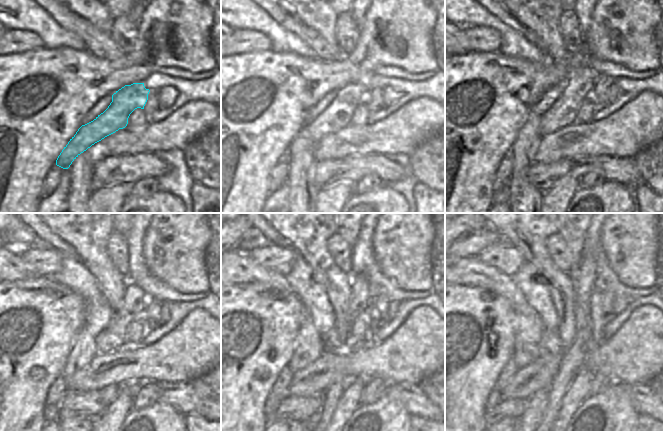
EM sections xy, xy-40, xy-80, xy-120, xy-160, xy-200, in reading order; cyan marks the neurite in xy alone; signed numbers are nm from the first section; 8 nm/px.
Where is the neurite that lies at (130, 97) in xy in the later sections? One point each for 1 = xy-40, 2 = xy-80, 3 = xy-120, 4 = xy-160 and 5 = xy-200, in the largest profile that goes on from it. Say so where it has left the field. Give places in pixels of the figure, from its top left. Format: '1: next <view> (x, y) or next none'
1: next xy-40 (338, 114)
2: next xy-80 (581, 80)
3: next xy-120 (135, 300)
4: next xy-160 (360, 290)
5: next xy-200 (583, 287)

